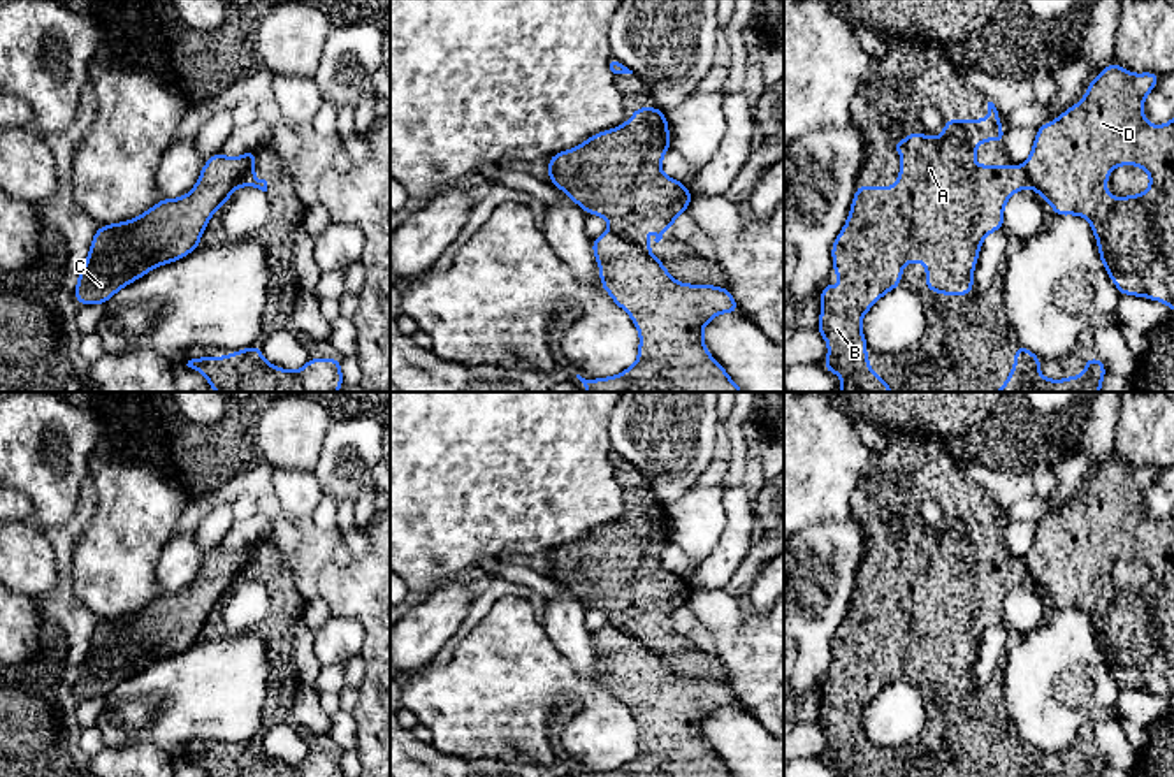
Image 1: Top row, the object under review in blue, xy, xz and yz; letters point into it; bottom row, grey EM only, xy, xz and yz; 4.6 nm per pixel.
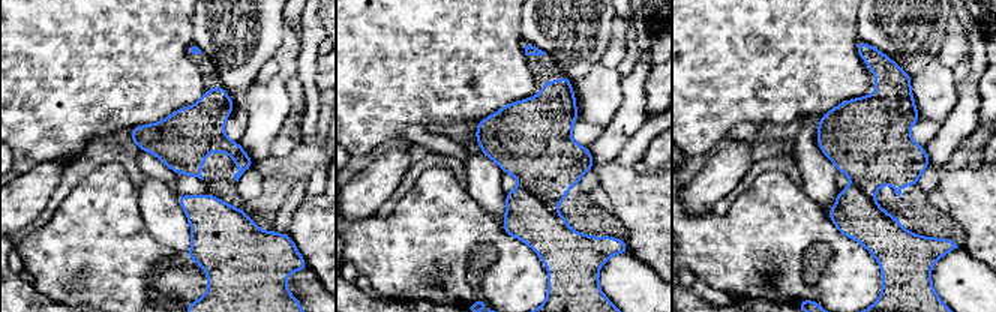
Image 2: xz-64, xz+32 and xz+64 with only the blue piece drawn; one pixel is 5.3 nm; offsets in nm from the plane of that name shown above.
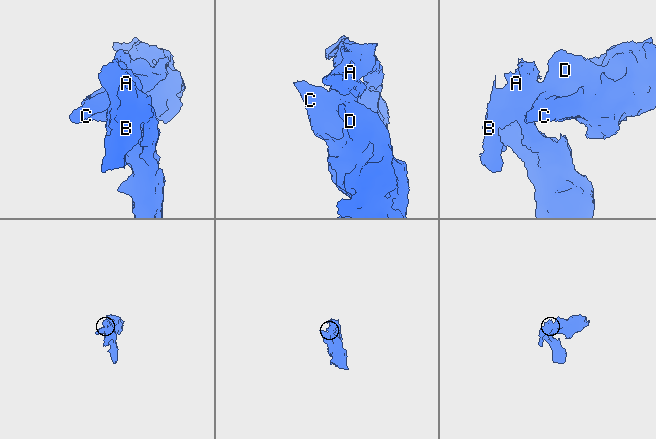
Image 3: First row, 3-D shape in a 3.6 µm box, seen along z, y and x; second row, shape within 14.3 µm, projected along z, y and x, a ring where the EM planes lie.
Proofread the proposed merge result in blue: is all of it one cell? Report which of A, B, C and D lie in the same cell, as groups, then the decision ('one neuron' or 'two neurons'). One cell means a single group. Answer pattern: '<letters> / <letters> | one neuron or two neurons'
A B / C D | two neurons

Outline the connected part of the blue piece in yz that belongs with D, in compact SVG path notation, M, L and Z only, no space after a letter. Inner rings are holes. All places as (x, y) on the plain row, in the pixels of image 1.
M1116 455L1107 459L1088 478L1081 496L1037 522L1035 538L1023 561L1030 580L1053 599L1054 610L1079 608L1091 617L1102 657L1121 689L1160 694L1174 705L1174 512L1155 520L1142 506L1144 492L1160 473L1156 466L1130 468ZM1116 559L1142 561L1151 571L1149 582L1141 589L1114 592L1105 585L1105 577Z

